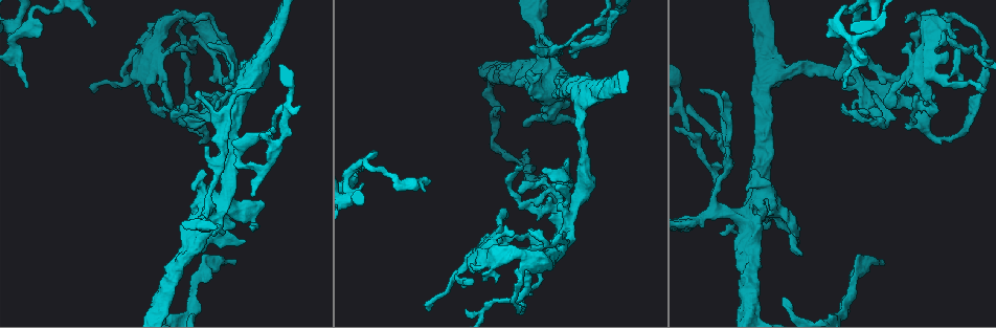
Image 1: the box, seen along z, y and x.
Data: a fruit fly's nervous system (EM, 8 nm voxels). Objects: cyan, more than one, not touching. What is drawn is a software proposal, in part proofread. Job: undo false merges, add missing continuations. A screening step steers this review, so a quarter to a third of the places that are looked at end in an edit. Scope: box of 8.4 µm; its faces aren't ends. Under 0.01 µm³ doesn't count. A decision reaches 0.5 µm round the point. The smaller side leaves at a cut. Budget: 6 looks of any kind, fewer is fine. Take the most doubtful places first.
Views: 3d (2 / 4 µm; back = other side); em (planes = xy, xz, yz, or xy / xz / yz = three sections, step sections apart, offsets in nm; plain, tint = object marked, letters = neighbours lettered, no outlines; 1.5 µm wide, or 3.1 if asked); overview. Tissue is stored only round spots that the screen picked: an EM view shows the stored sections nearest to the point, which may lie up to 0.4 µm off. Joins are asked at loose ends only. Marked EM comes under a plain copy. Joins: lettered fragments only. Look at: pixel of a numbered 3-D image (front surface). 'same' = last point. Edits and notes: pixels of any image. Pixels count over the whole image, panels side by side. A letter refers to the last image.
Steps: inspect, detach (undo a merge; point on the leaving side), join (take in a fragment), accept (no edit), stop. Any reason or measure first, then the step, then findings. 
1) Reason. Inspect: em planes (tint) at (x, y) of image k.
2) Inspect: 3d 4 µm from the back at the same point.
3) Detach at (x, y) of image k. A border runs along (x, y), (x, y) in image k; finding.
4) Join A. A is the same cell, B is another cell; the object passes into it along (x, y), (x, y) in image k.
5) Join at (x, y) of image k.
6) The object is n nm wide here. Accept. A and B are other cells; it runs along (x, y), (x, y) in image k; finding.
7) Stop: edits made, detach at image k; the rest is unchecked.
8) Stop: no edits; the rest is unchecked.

Tapers out. Inspect: em yz step 8 (letters) at (498, 109) of image 1.

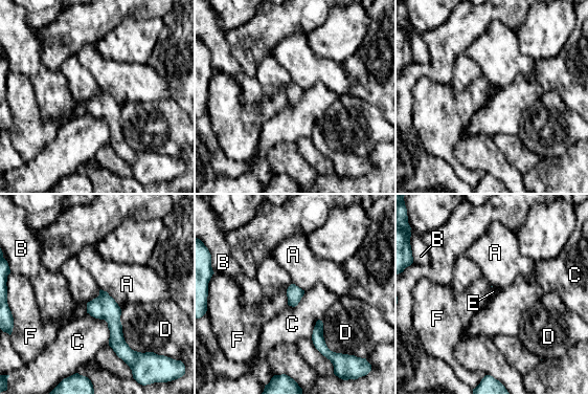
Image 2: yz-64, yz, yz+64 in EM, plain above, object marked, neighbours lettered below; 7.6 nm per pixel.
Accept. A, B, C, D, E and F are other cells; a border runs along (87, 312), (107, 323), (109, 345) in image 2; none of them fits.

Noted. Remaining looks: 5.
Inspect: 3d 2 µm at (362, 182) of image 1.

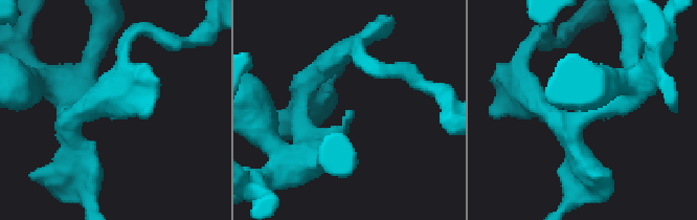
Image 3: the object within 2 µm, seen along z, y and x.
Now the EM. Inspect: em planes (tint) at (116, 118) of image 3.

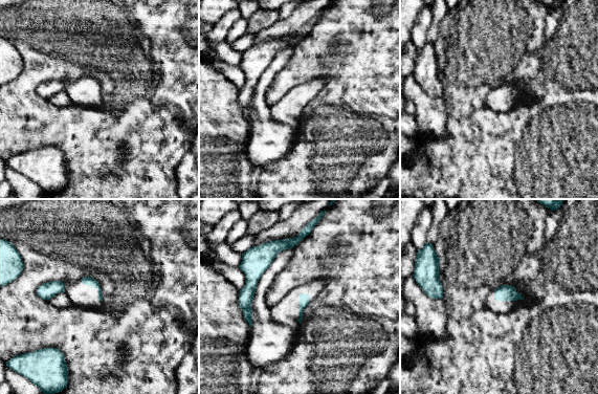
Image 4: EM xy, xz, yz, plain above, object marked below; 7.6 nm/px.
What lies round it. Inspect: em planes (letters) at the same point.

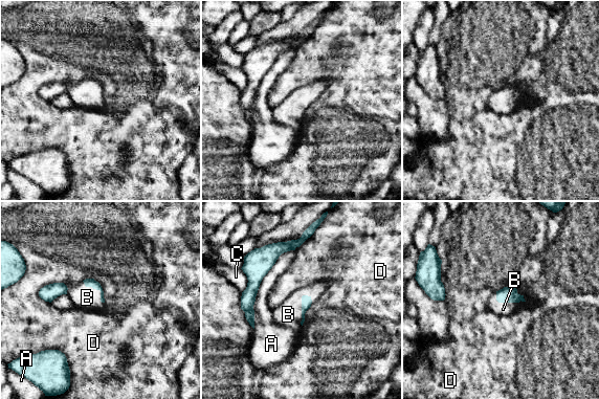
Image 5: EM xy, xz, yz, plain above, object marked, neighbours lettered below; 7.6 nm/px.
The longest contact is with A, 700 nm. Join B. B is the same cell, A, C and D are other cells; the cell continues.

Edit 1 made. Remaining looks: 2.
Free end. Inspect: em planes (letters) at (202, 170) of image 1.

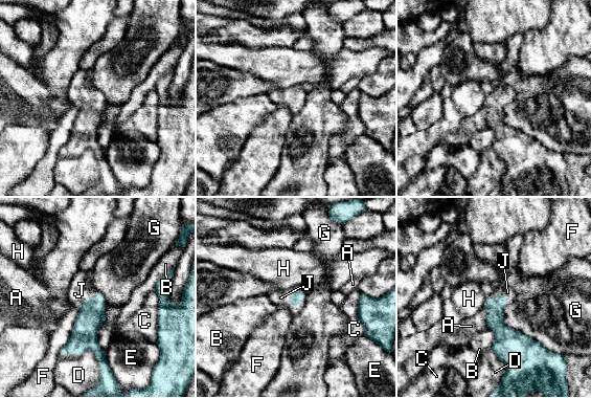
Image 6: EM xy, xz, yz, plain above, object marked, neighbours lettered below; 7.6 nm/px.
Join J. J is the same cell, A, B, C, D, E, F, G and H are other cells; the object passes into it along (295, 300), (290, 297), (280, 297) in image 6; it goes on there.

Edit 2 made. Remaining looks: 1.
Stop: edits made, join at image 5, join at image 6; the rest is unchecked.

